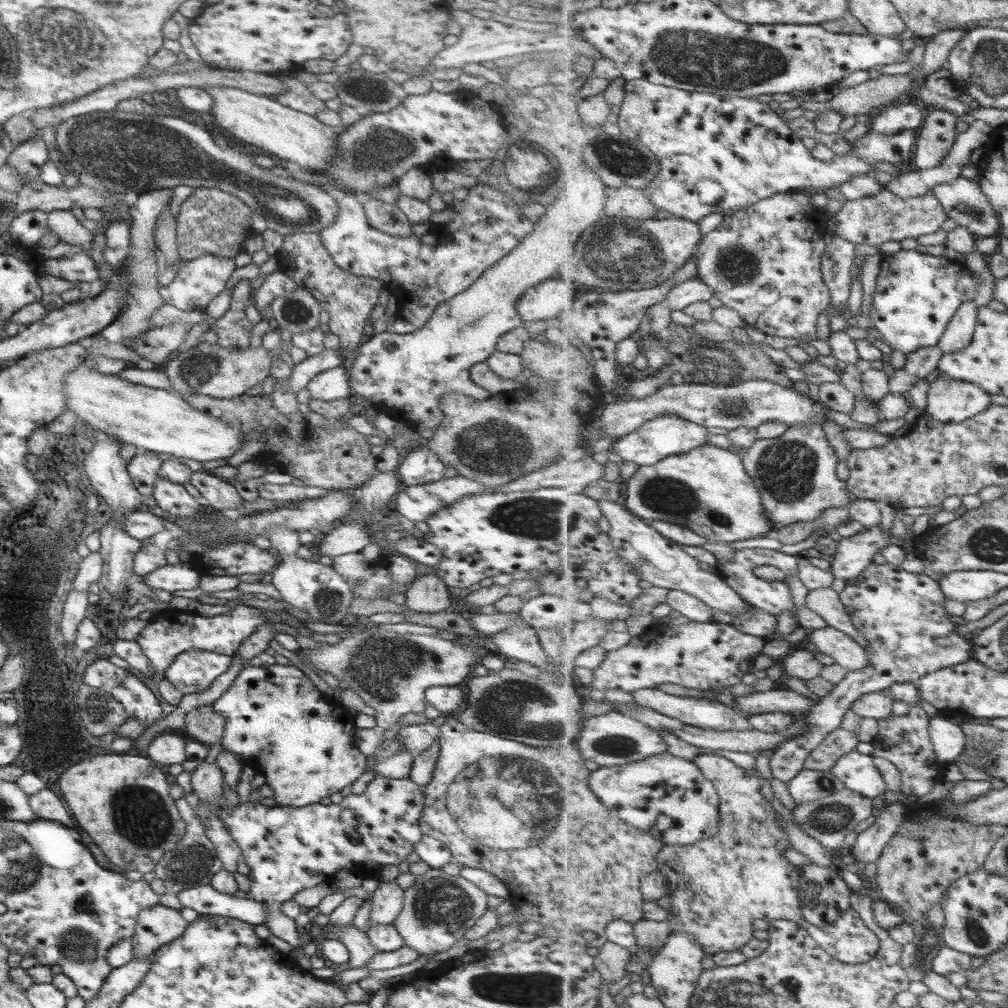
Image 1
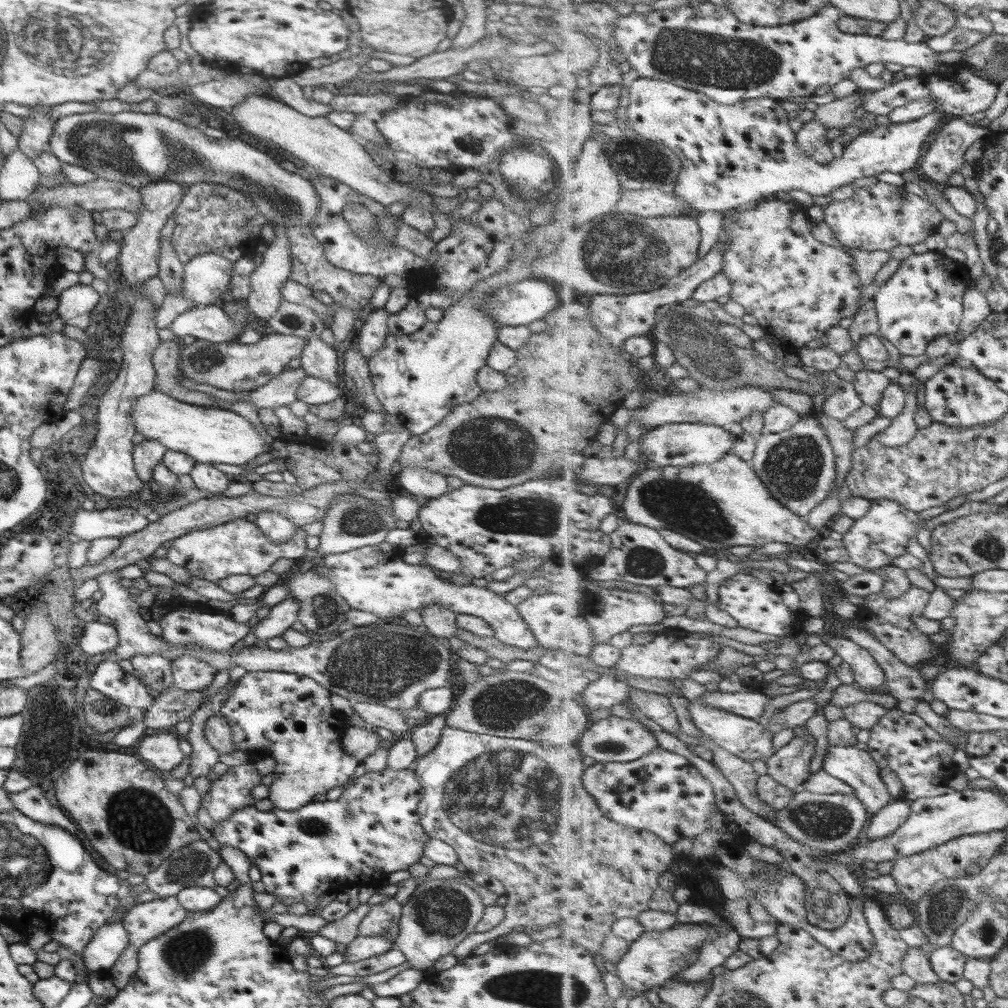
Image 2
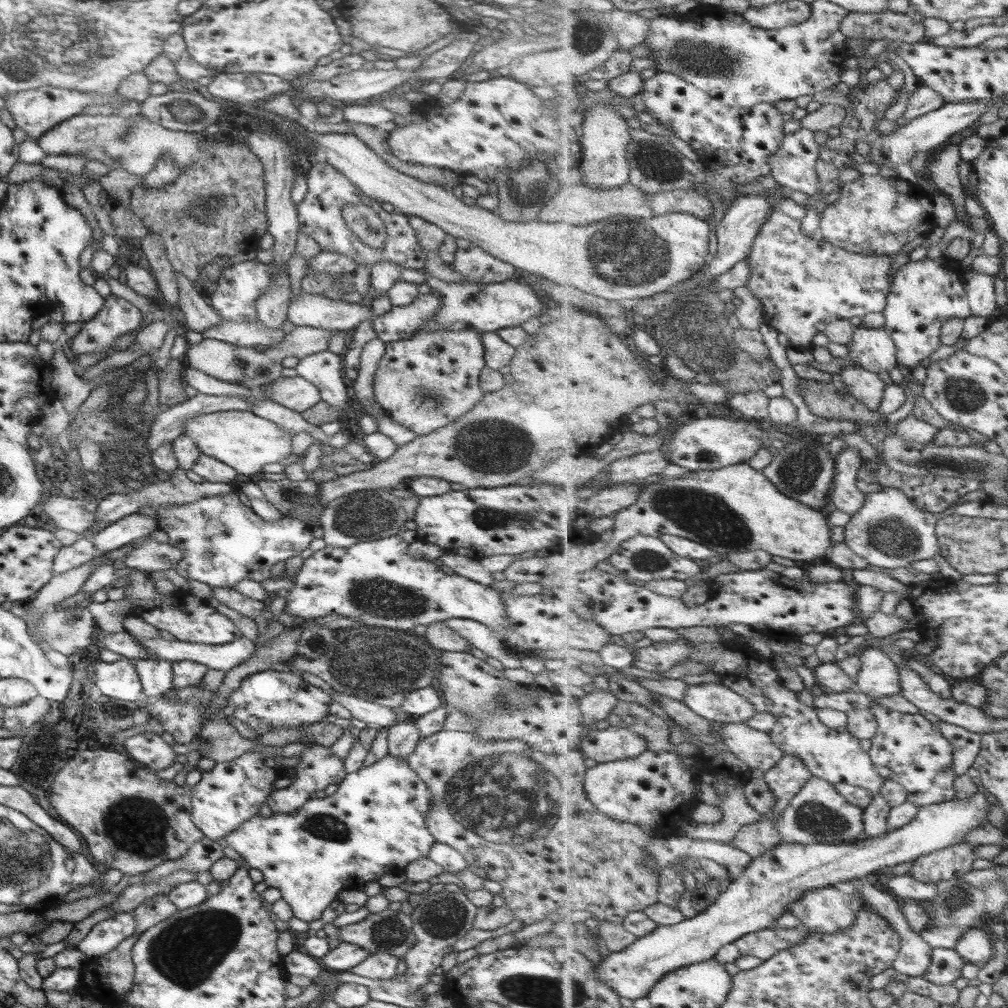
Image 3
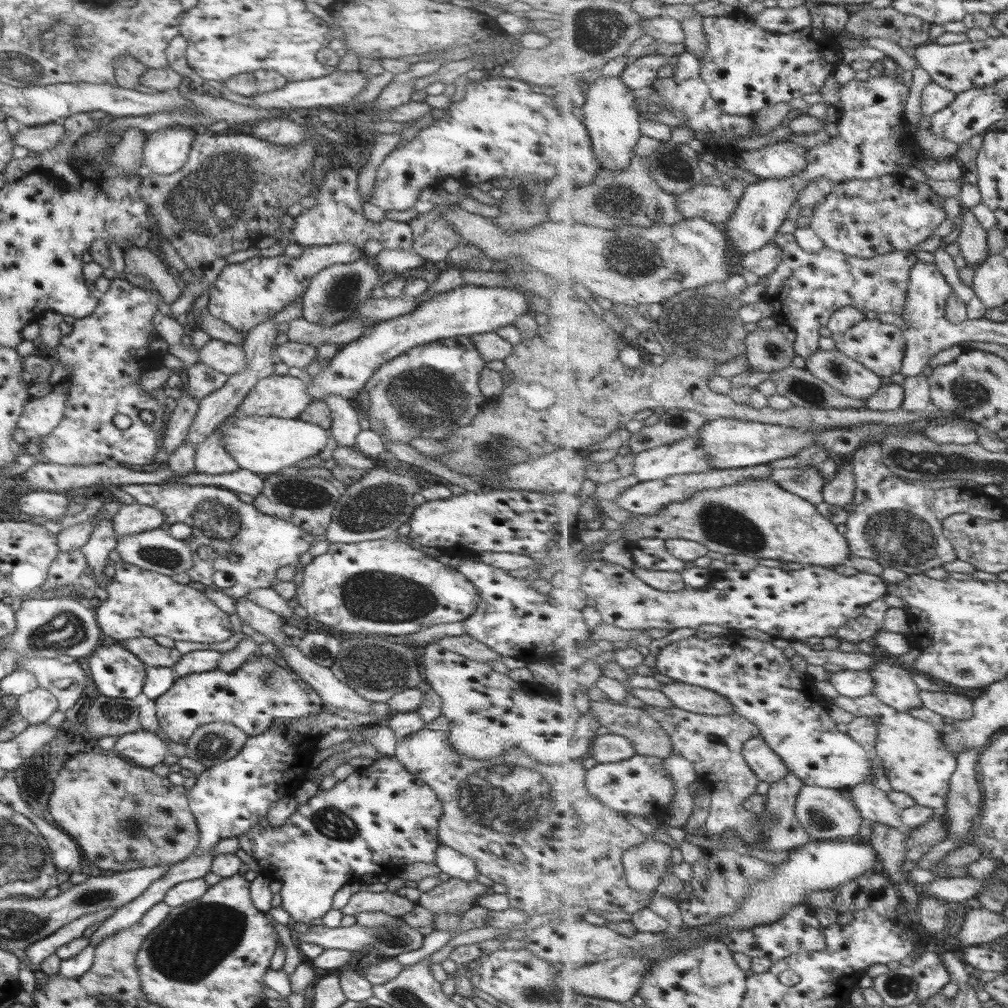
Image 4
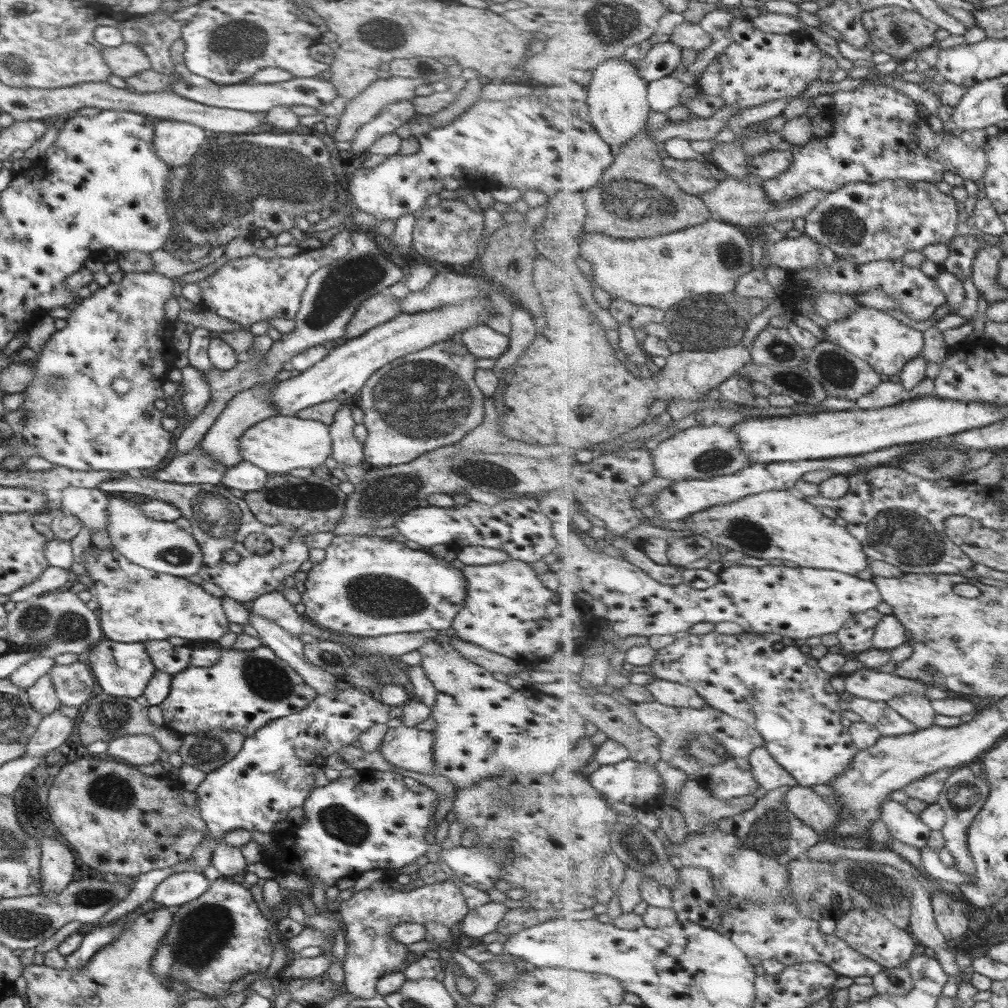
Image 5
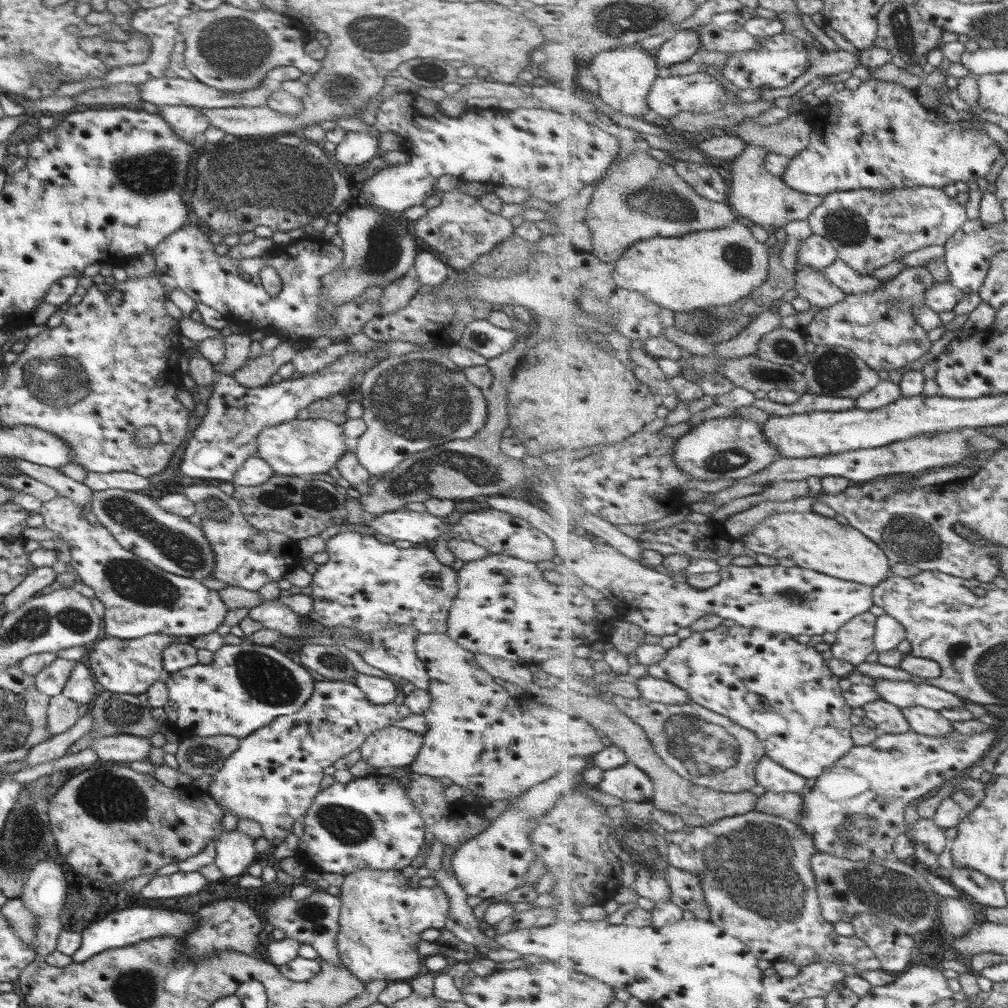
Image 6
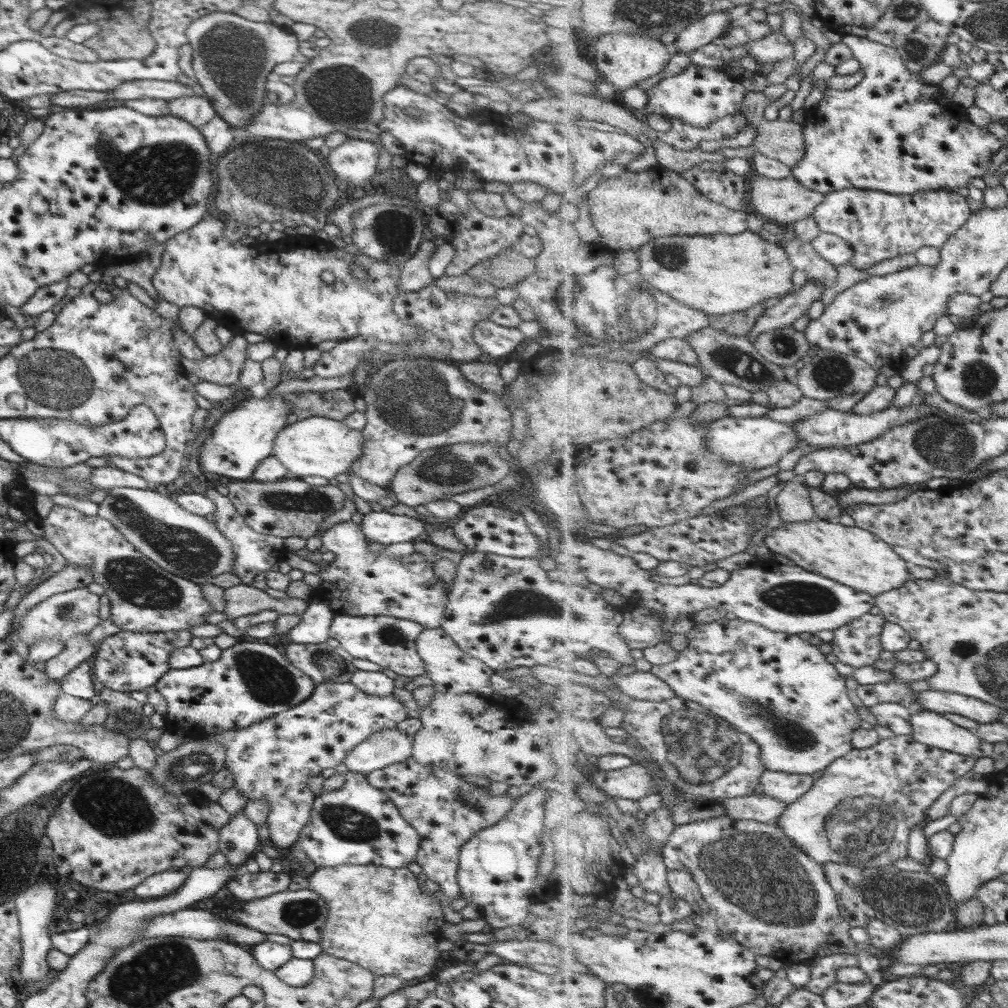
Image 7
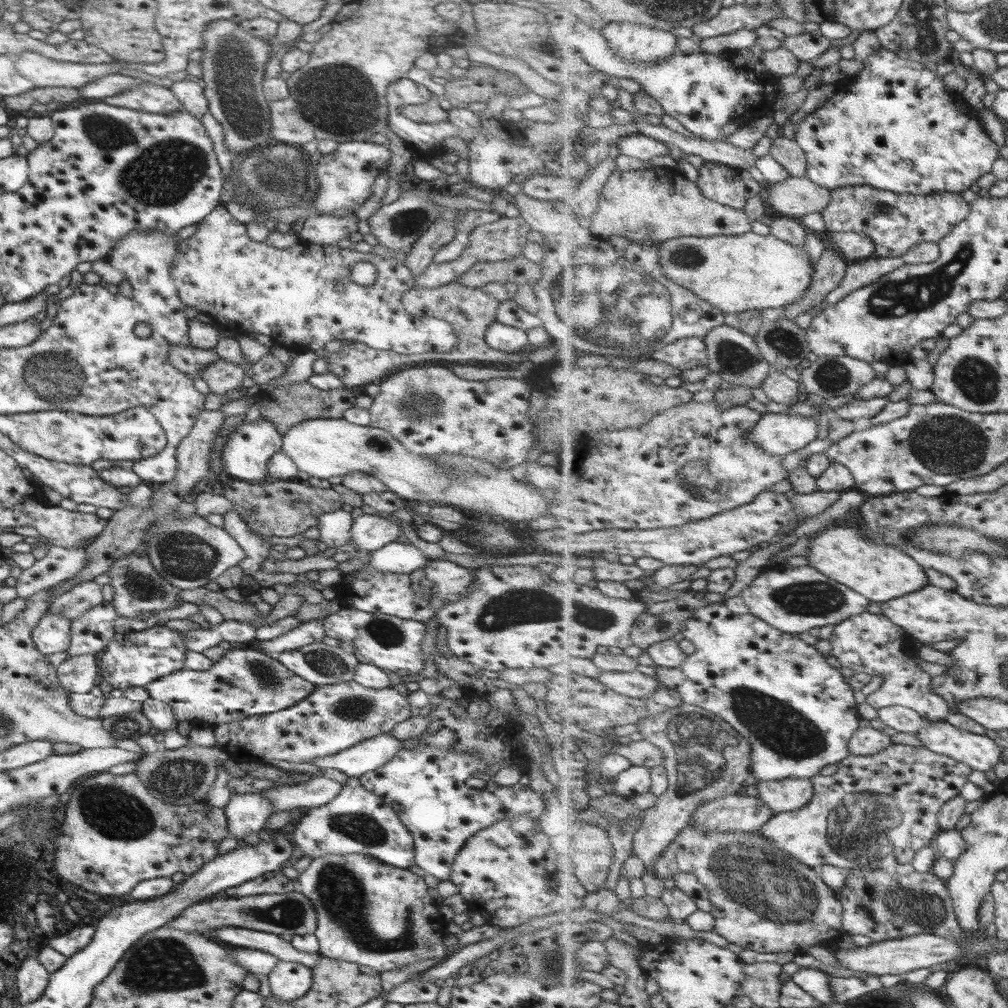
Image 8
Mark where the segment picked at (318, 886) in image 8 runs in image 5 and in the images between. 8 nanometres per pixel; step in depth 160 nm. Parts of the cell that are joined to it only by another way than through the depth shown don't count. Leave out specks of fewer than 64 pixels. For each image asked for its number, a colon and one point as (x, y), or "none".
5: (370, 952)
6: (380, 920)
7: (377, 918)

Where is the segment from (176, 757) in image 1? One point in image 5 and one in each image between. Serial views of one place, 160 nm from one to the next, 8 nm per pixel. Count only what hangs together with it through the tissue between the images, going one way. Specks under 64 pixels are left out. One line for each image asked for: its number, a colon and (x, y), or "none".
2: (160, 752)
3: (148, 749)
4: (140, 748)
5: (134, 750)

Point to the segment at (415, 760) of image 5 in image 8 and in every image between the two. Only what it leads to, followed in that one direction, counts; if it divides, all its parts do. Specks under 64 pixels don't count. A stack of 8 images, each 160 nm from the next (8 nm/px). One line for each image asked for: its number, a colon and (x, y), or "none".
6: (391, 746)
7: (383, 748)
8: (369, 755)

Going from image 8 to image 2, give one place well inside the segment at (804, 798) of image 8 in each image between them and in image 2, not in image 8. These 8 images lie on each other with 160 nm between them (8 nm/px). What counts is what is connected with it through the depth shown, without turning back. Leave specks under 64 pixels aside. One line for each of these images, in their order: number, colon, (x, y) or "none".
2: (747, 738)
3: (756, 748)
4: (768, 766)
5: (771, 776)
6: (773, 777)
7: (789, 788)

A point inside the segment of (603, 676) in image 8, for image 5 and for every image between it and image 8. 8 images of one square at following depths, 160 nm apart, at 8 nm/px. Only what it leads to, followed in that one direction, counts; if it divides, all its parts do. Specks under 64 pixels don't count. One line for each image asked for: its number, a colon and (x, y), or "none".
5: (671, 693)
6: (655, 689)
7: (644, 685)

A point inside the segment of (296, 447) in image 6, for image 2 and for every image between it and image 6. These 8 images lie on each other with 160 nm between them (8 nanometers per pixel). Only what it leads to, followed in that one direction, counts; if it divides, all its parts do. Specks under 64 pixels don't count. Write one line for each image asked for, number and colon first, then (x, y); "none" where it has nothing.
2: (208, 435)
3: (243, 441)
4: (263, 445)
5: (277, 444)

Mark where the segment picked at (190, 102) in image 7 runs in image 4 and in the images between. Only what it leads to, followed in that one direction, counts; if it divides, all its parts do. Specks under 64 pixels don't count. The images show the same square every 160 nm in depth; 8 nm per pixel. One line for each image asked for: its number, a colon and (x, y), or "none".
4: (164, 151)
5: (175, 142)
6: (187, 122)

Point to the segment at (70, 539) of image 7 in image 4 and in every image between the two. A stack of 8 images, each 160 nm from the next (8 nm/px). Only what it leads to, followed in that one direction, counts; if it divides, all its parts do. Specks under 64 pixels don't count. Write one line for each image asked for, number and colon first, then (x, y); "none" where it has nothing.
4: (139, 602)
5: (135, 604)
6: (138, 598)

